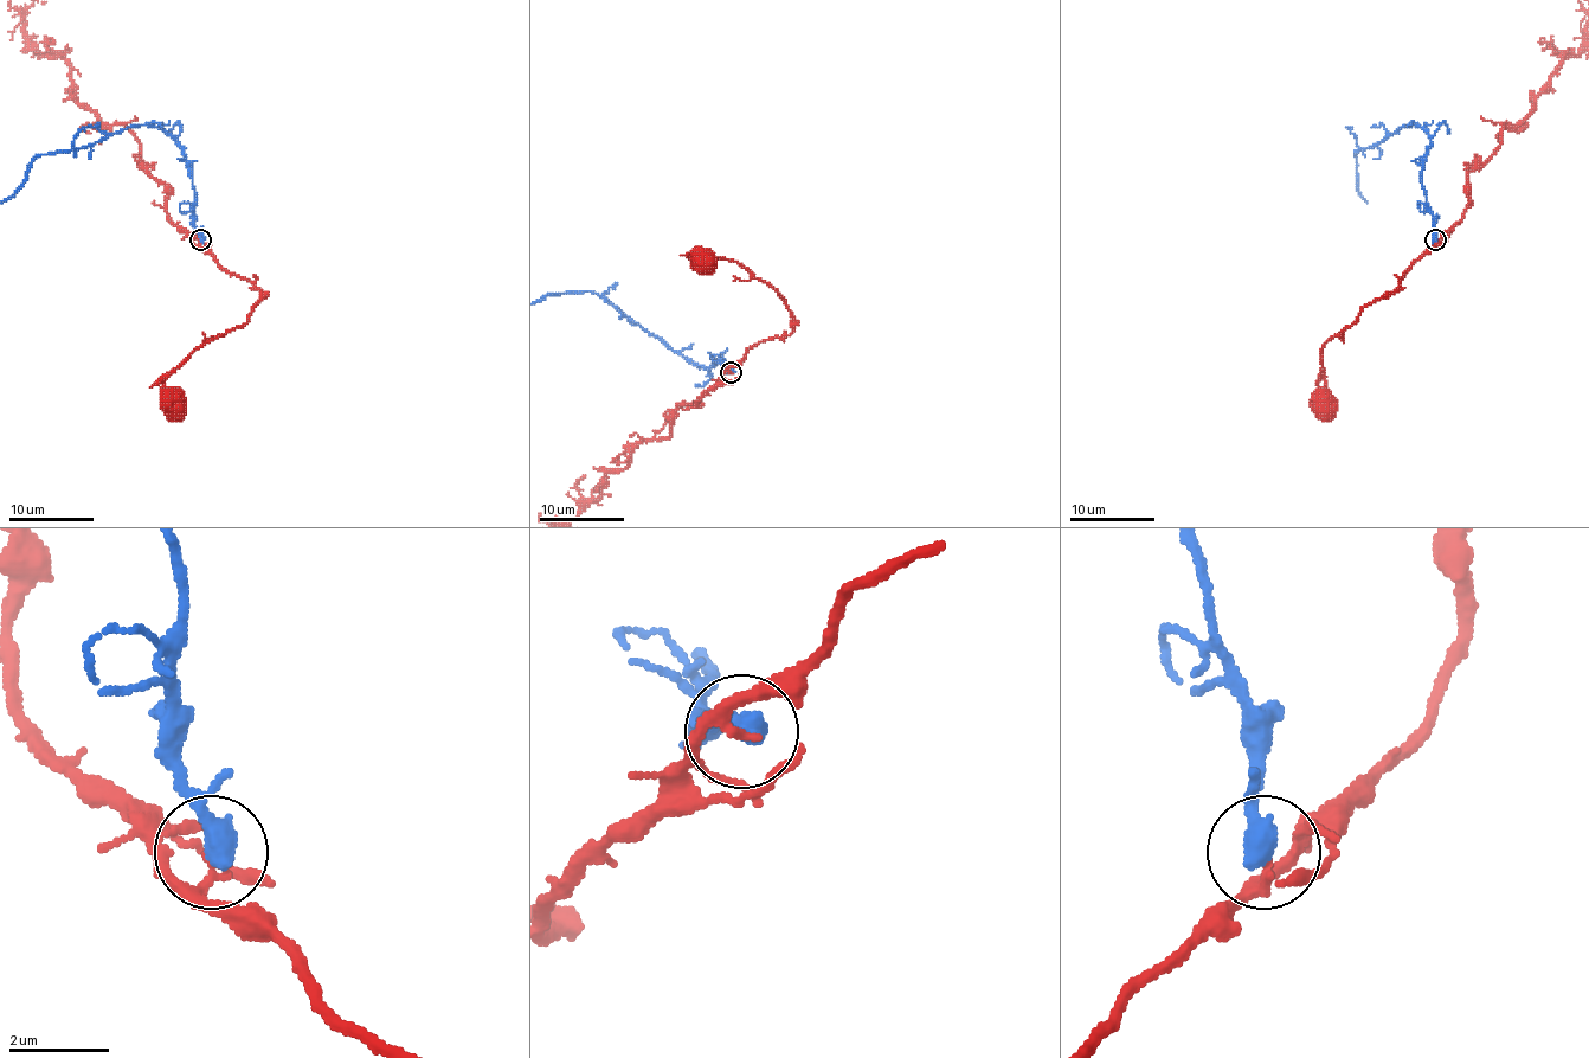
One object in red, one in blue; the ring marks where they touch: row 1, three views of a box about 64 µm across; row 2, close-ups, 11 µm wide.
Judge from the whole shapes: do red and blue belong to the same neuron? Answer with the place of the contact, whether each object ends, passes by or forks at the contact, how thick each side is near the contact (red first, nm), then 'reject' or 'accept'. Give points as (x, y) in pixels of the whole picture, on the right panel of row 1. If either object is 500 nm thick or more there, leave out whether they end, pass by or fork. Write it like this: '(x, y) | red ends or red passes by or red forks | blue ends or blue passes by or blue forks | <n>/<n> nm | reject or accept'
(1435, 239) | red ends | blue ends | 140/480 nm | reject

